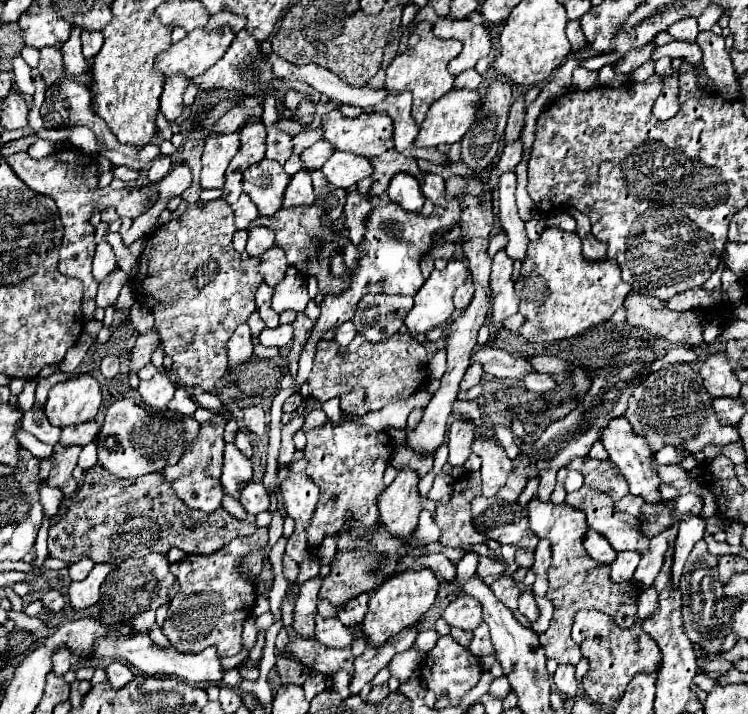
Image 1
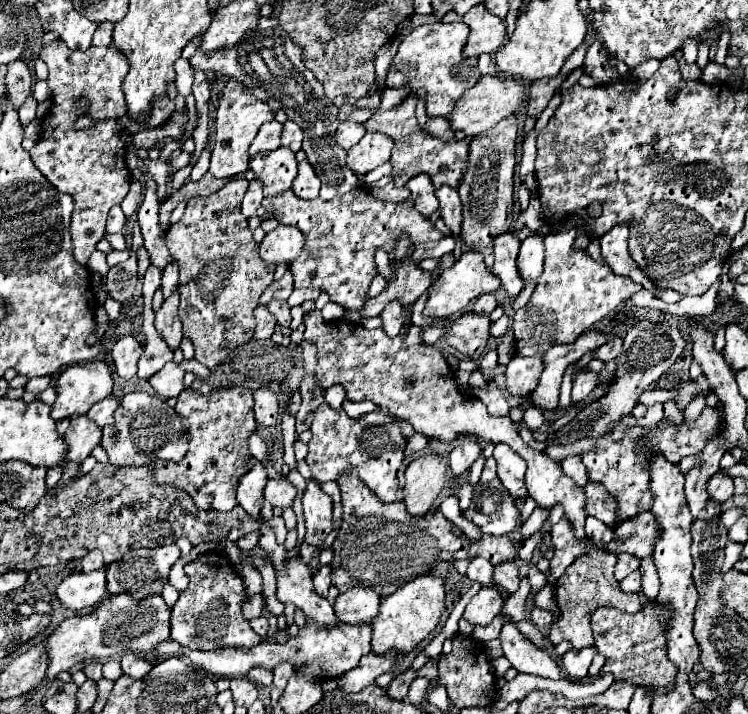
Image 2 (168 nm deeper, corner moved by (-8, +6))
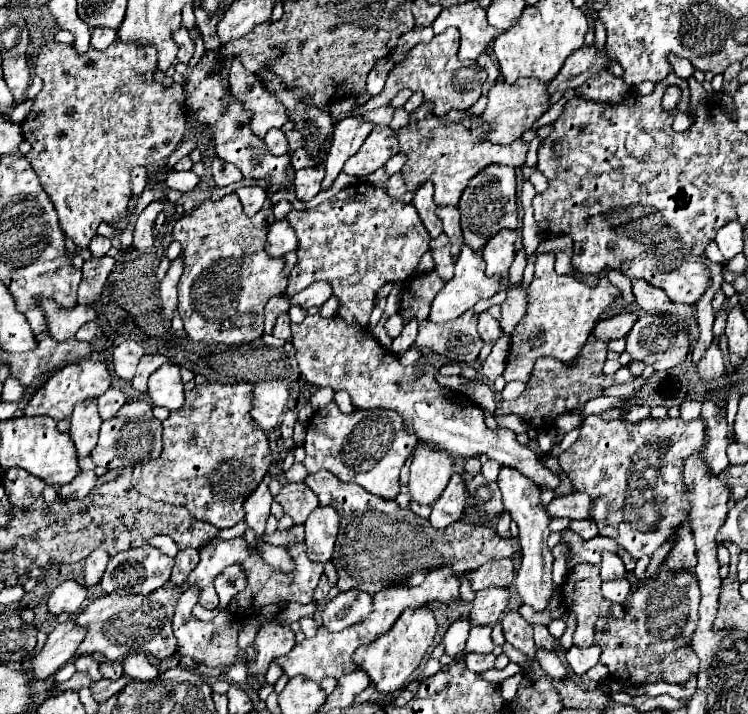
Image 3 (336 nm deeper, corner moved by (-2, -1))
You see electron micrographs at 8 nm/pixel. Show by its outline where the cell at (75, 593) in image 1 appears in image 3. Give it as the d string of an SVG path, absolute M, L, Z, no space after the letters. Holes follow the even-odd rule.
M65 580L63 584L59 584L49 600L47 600L47 608L51 614L59 616L59 614L75 614L75 612L81 612L83 606L87 602L87 590L85 586L81 586L79 582L75 580Z

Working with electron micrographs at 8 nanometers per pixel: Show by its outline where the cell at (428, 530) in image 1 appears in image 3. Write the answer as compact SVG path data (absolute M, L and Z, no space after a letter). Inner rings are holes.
M467 574L459 576L459 584L461 584L461 586L459 586L459 596L461 596L461 600L467 600L467 602L471 602L471 600L475 598L475 590L471 588Z

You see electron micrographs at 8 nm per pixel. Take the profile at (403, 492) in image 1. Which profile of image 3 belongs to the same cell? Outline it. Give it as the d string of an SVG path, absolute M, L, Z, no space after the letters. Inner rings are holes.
M427 444L417 446L407 484L411 500L417 504L433 504L445 490L445 484L453 474L453 464L455 460L449 454L429 448Z

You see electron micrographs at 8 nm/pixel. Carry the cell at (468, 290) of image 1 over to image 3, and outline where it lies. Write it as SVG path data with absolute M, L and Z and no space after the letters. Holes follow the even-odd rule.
M479 312L477 314L477 330L479 330L479 334L485 342L487 340L497 340L503 334L499 322L489 312Z

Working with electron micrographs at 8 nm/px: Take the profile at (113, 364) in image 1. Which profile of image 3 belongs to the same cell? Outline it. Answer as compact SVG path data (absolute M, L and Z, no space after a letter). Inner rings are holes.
M121 342L113 352L113 368L121 380L131 380L145 350L137 342Z

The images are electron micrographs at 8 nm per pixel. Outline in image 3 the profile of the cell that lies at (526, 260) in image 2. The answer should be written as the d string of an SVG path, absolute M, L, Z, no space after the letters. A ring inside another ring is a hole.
M523 282L507 288L507 298L501 304L501 328L505 334L511 334L513 328L519 324L521 316L527 308L527 288L523 288Z

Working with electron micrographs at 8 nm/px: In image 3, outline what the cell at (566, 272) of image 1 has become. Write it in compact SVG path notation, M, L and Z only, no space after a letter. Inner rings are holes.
M553 252L539 254L535 260L535 276L529 288L527 312L511 334L509 360L503 372L505 382L511 380L527 382L529 372L533 370L533 364L539 356L551 356L569 364L579 354L581 346L587 342L601 312L609 308L615 302L615 298L621 296L621 290L615 288L607 278L601 278L595 288L589 288L587 284L575 280L569 274L567 276L557 274L553 270L553 264L555 264Z

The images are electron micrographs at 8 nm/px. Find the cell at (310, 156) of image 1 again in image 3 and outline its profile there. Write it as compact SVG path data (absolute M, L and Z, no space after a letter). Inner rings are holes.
M343 118L333 130L333 144L325 161L325 177L321 191L329 188L337 178L345 160L349 160L365 142L367 134L373 130L373 124L359 122L355 118Z

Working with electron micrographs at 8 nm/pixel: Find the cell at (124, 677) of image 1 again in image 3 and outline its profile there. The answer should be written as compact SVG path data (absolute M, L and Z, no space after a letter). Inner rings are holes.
M129 654L123 660L123 670L125 676L133 680L155 680L159 674L159 670L149 662L145 654Z

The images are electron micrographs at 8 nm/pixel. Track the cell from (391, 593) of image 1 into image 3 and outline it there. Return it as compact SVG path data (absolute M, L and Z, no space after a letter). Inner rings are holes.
M421 606L415 610L405 610L395 620L393 628L389 628L383 636L357 648L353 660L369 674L371 682L377 686L379 692L383 692L383 694L395 692L405 686L411 672L419 666L421 658L425 656L427 648L433 642L435 632L437 632L437 620L435 620L433 610L429 610L427 606Z

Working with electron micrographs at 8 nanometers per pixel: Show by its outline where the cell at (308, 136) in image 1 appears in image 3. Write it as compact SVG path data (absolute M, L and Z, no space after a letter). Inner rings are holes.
M383 106L377 110L369 110L365 114L357 114L355 116L361 122L371 122L373 126L389 126L391 118L393 118L393 106Z

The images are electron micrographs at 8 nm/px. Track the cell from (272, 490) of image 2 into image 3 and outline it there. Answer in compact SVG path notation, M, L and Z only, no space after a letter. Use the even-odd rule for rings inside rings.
M299 482L299 484L285 484L281 488L281 492L273 500L277 500L283 506L285 514L289 514L295 520L295 524L303 524L305 518L307 518L307 514L313 508L319 506L317 496L303 482Z

